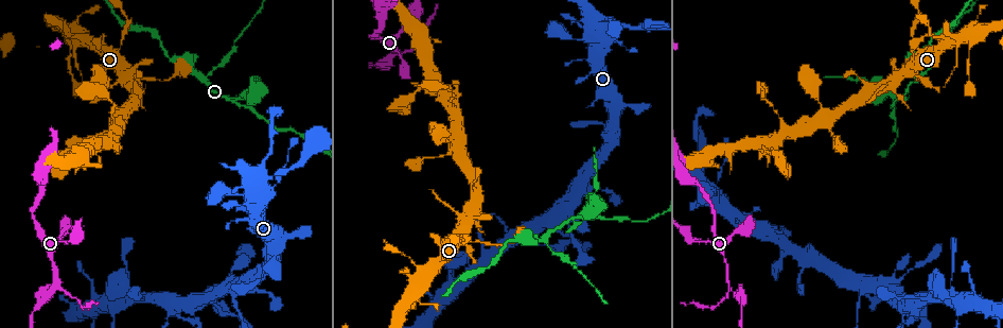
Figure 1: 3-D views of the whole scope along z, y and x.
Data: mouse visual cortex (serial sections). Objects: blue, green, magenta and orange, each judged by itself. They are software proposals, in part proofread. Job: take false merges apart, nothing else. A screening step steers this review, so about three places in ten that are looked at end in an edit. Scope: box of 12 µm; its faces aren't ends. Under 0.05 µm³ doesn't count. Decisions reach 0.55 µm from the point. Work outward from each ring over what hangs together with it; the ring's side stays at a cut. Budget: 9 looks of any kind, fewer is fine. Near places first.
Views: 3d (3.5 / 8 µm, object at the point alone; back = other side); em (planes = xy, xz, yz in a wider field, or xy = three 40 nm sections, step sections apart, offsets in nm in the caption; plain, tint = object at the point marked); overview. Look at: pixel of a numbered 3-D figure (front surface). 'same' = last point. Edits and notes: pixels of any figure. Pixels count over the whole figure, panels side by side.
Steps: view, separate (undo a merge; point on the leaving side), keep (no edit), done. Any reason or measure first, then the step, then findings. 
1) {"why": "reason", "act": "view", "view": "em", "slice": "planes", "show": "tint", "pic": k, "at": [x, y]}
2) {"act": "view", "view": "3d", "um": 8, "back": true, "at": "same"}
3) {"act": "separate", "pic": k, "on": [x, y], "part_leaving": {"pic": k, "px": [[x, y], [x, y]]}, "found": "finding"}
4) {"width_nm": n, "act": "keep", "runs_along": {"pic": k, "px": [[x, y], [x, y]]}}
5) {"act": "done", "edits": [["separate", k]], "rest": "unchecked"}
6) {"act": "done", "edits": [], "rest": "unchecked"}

{"why": "thin arm on a thick one", "act": "view", "view": "3d", "um": 8, "pic": 1, "at": [590, 186]}

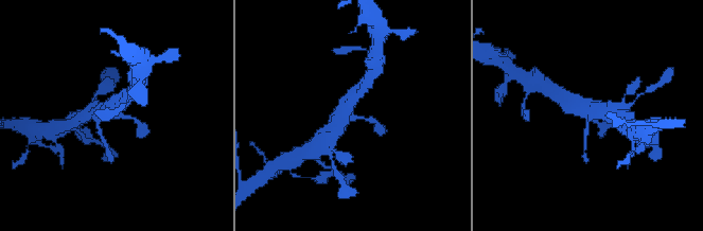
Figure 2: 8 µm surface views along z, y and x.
{"act": "view", "view": "em", "slice": "xy", "step": 1, "show": "tint", "pic": 2, "at": [118, 119]}

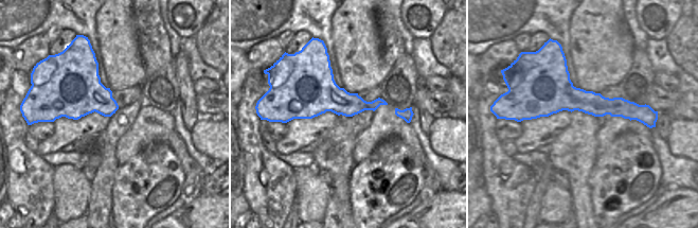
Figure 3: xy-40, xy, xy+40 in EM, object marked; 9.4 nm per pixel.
{"arm_widths_nm": [150, 150, 450, 500], "act": "keep", "runs_along": {"pic": 3, "px": [[531, 105], [586, 101], [641, 119]]}, "found": "continuous, no second cell"}

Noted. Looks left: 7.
{"act": "view", "view": "3d", "um": 3.5, "pic": 1, "at": [568, 236]}

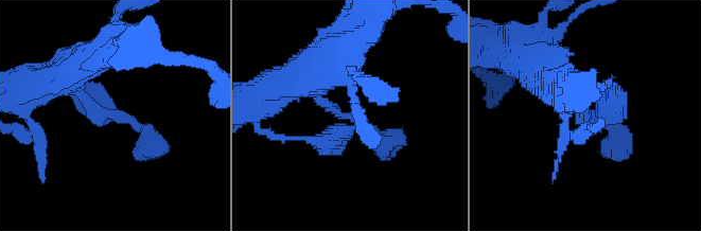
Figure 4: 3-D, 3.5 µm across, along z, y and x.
{"why": "need the tissue", "act": "view", "view": "em", "slice": "planes", "show": "tint", "pic": 4, "at": [588, 115]}

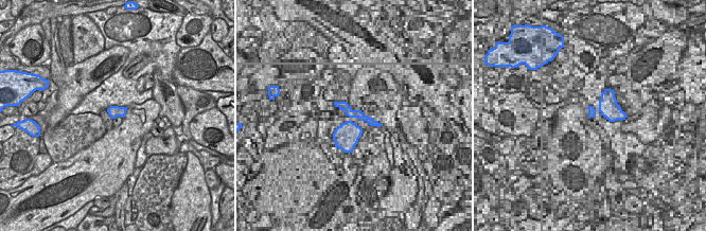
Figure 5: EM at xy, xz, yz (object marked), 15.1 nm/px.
{"width_nm": 190, "act": "keep", "runs_along": {"pic": 4, "px": [[553, 76], [609, 83]]}, "found": "one cell here"}

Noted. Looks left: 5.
{"why": "calibre changes", "act": "view", "view": "3d", "um": 3.5, "back": true, "pic": 1, "at": [894, 94]}

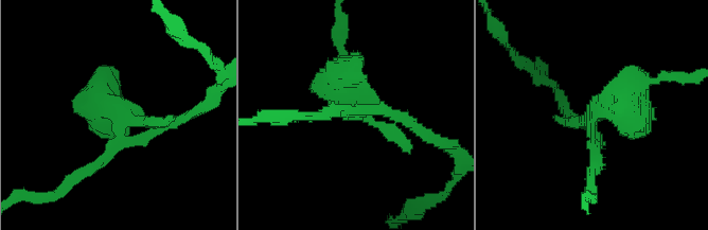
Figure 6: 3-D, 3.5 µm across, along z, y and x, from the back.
{"arm_widths_nm": [150, 400], "act": "view", "view": "em", "slice": "xy", "step": 5, "show": "tint", "pic": 6, "at": [119, 111]}

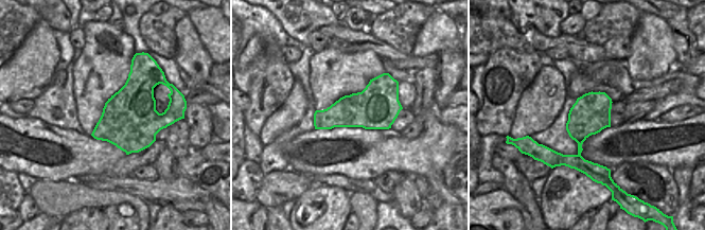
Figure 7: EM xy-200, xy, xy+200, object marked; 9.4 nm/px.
{"act": "separate", "pic": 6, "on": [332, 89], "part_leaving": {"pic": 6, "px": [[156, 127], [110, 108], [107, 85]]}, "found": "two cells meet here"}

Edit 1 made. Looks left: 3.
{"why": "a fork", "act": "view", "view": "3d", "um": 3.5, "back": true, "pic": 1, "at": [57, 280]}

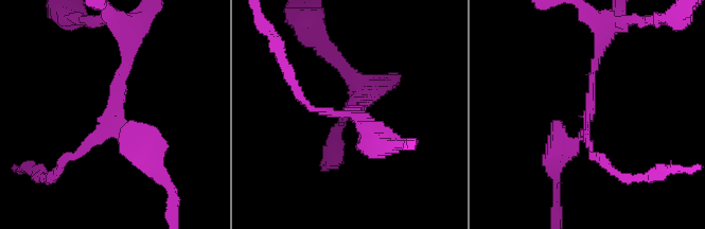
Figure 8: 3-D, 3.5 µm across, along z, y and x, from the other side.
{"why": "need the tissue", "act": "view", "view": "em", "slice": "xy", "step": 2, "show": "tint", "pic": 8, "at": [113, 115]}

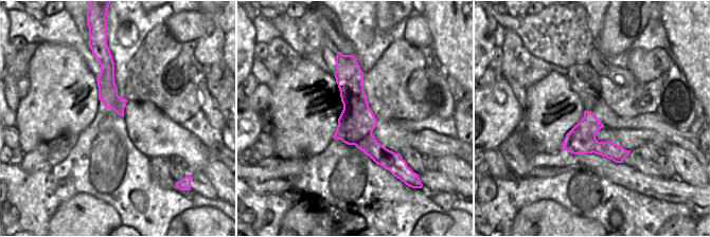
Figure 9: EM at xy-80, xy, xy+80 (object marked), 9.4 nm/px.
{"act": "separate", "pic": 8, "on": [77, 154], "border": {"pic": 9, "px": [[371, 133], [355, 145]]}, "found": "two cells meet here"}

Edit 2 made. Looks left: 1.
{"act": "done", "edits": [["separate", 6], ["separate", 8]], "rest": "unchecked"}

